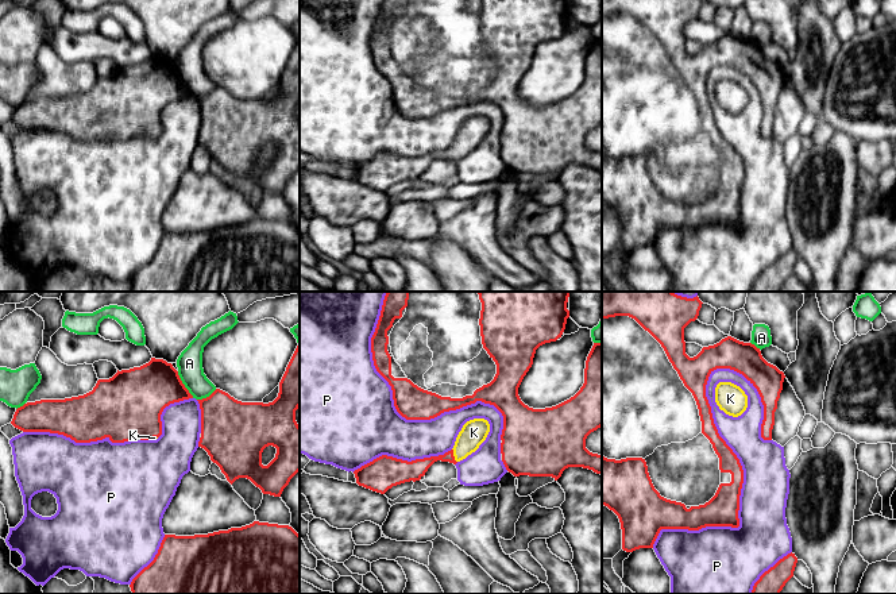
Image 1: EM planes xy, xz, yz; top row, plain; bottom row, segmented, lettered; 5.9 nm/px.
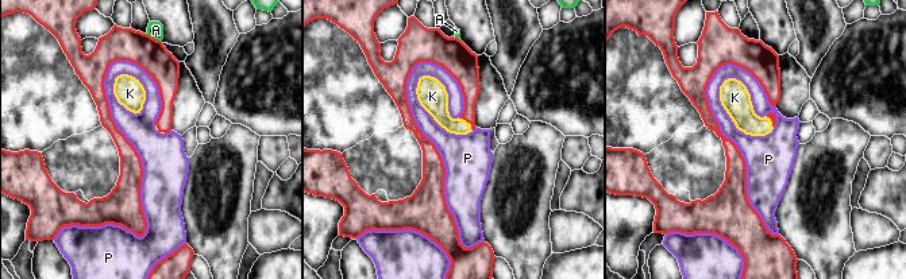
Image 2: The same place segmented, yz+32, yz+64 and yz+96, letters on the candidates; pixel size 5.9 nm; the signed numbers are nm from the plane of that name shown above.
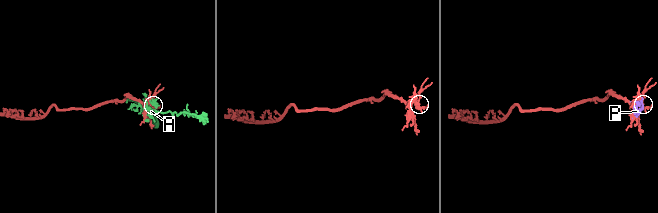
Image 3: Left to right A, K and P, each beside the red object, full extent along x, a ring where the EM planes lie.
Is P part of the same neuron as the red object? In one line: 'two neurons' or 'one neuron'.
two neurons

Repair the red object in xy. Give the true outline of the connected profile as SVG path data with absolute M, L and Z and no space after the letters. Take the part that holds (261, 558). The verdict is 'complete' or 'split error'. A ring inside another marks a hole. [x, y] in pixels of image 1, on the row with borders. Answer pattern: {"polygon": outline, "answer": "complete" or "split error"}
{"polygon": "M259 521L208 535L165 535L154 560L130 587L132 594L300 594L300 535L289 525Z", "answer": "complete"}

